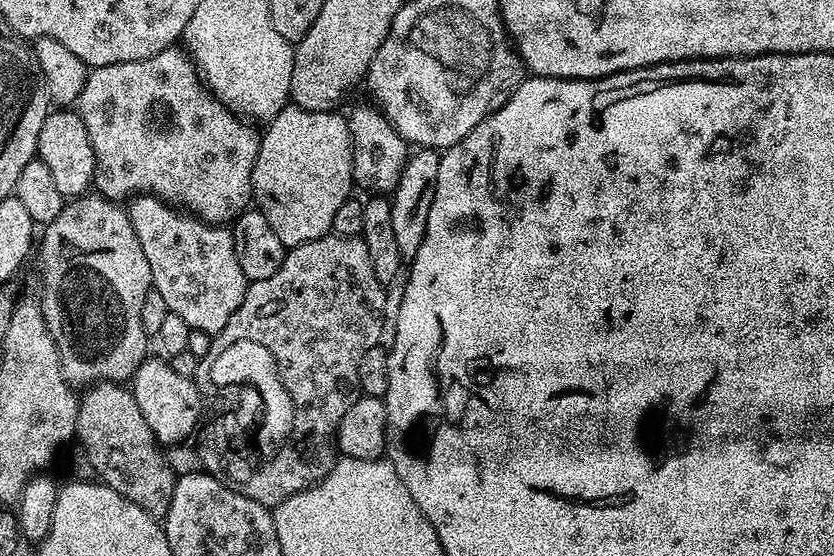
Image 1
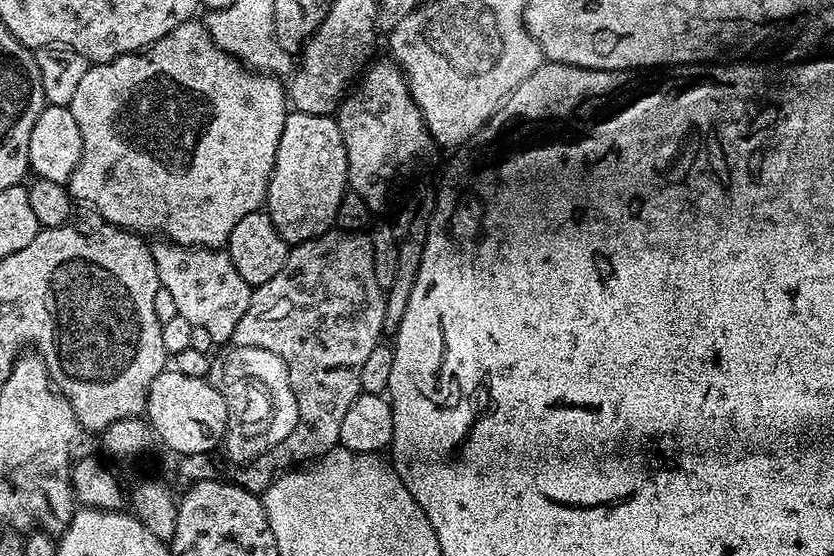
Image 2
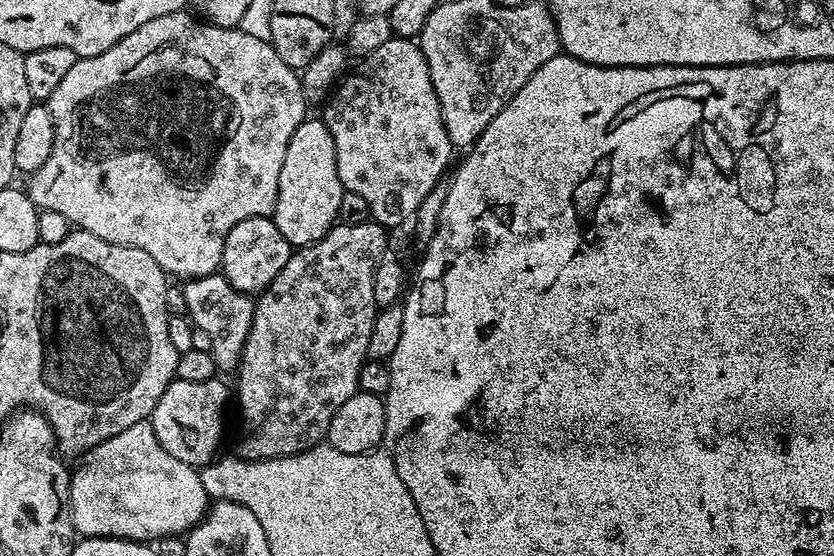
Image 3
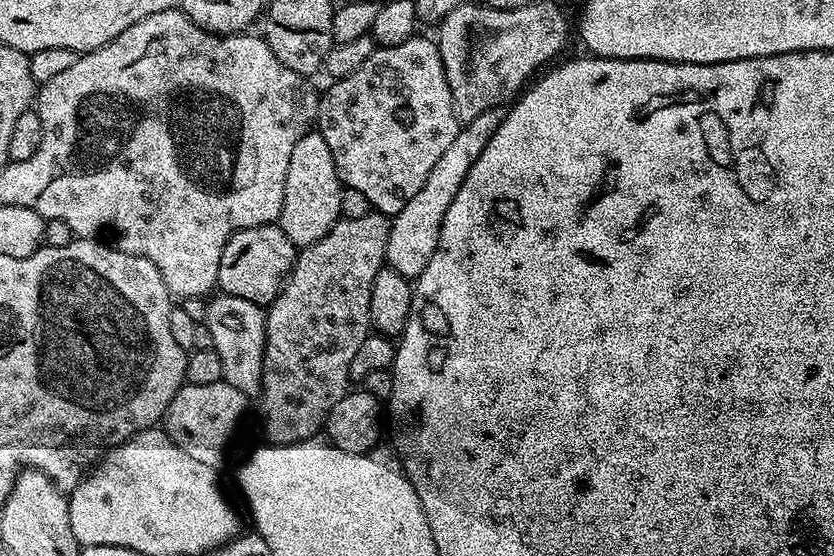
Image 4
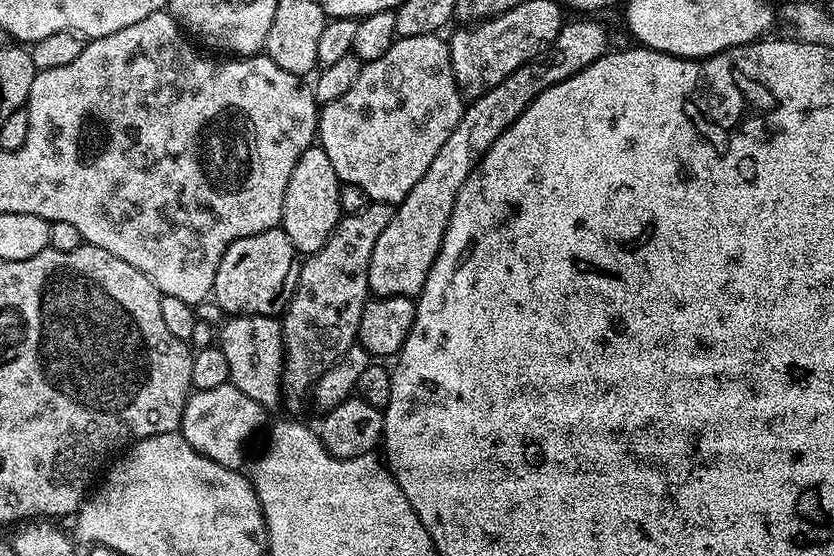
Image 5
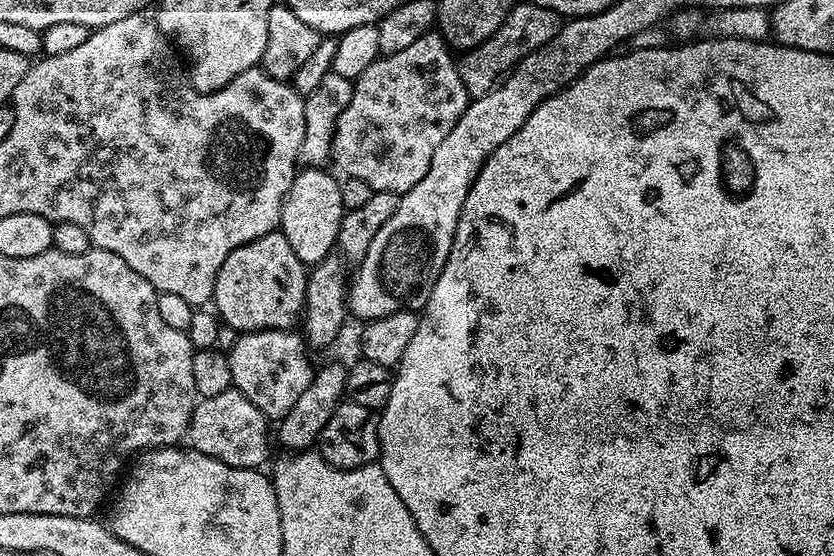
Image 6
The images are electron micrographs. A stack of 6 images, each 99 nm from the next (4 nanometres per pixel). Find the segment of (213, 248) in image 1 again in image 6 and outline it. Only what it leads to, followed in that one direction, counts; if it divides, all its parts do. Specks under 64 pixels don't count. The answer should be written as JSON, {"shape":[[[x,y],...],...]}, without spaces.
{"shape":[[[262,330],[237,335],[234,346],[228,351],[232,387],[239,390],[269,421],[279,422],[298,402],[298,397],[310,386],[314,363],[308,357],[309,345],[299,331]]]}

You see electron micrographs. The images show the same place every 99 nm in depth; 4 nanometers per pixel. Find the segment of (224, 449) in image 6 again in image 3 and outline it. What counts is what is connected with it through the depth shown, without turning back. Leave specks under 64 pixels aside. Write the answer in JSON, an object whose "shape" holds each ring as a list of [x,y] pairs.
{"shape":[[[213,378],[206,382],[186,382],[185,380],[173,380],[170,386],[166,386],[166,394],[158,398],[158,406],[154,406],[150,417],[150,423],[158,442],[174,458],[182,458],[182,462],[193,466],[203,466],[217,459],[220,448],[220,435],[224,432],[224,407],[230,404],[230,388],[223,384],[223,379]]]}

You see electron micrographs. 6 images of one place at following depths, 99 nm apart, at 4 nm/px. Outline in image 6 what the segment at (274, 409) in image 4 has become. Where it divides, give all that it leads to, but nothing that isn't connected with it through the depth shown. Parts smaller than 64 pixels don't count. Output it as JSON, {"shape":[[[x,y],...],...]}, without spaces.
{"shape":[[[373,192],[372,197],[358,210],[345,211],[342,222],[338,226],[336,246],[321,264],[311,265],[308,272],[308,285],[302,313],[302,335],[313,349],[324,348],[336,340],[340,327],[344,324],[344,316],[348,311],[348,285],[359,268],[362,258],[366,258],[366,250],[370,250],[370,242],[374,242],[374,234],[386,226],[390,214],[398,210],[400,196],[394,192]]]}

